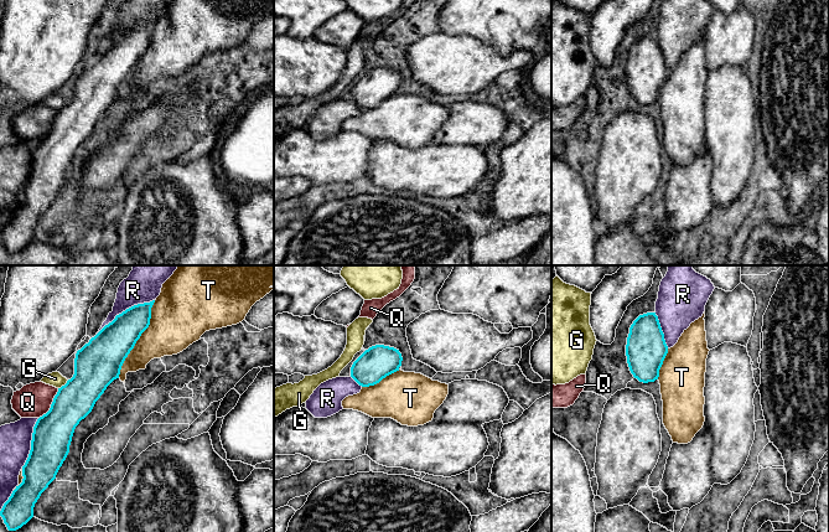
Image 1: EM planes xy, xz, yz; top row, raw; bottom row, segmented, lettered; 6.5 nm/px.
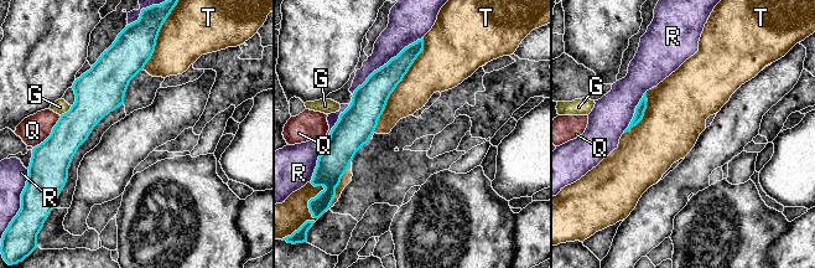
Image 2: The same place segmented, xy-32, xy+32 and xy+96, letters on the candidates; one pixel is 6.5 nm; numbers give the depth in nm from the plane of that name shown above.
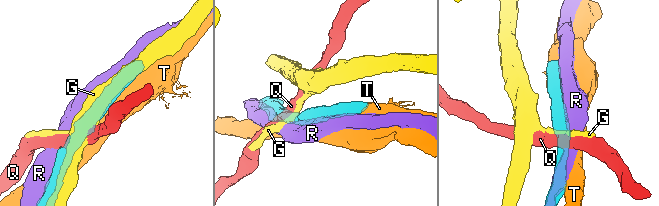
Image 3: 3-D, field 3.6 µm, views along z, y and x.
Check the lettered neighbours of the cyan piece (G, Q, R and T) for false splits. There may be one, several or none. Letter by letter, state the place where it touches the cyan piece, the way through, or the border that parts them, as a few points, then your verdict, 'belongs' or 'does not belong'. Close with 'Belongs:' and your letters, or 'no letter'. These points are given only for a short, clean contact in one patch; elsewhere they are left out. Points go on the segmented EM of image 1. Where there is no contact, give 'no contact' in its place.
G: xy (65, 385) | along xy (68, 380), (58, 388) | does not belong
Q: xy (51, 404) | along xy (58, 388), (51, 407), (39, 418) | does not belong
R: xy (127, 309) | does not belong
T: xy (139, 337) | belongs
Belongs: T

